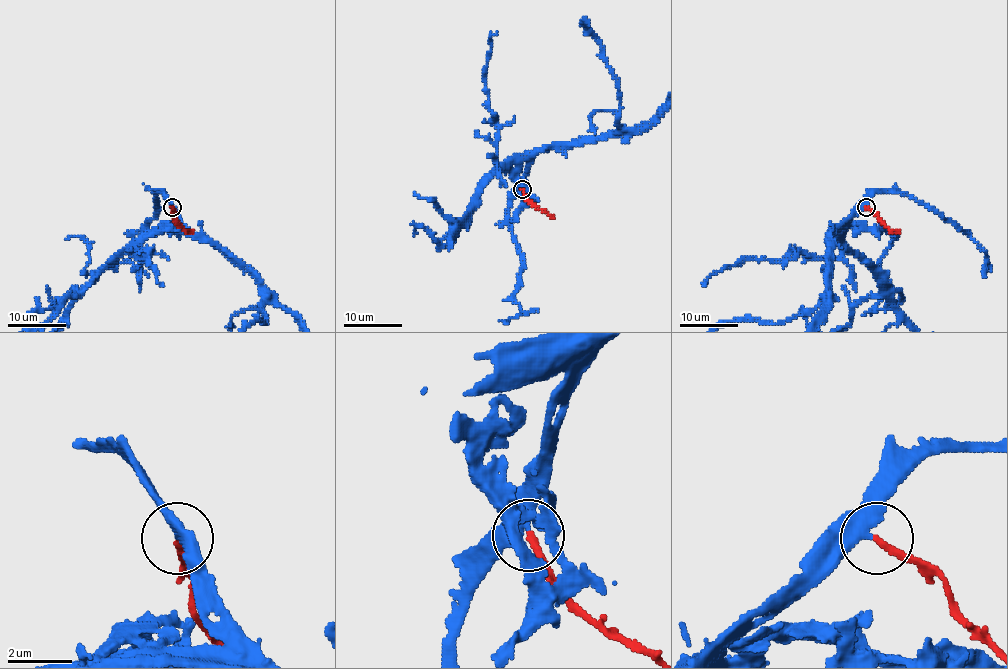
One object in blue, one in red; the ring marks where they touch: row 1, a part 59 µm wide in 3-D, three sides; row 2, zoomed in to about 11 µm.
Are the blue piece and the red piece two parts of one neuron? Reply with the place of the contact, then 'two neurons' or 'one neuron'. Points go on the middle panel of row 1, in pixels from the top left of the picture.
at (522, 189); one neuron

